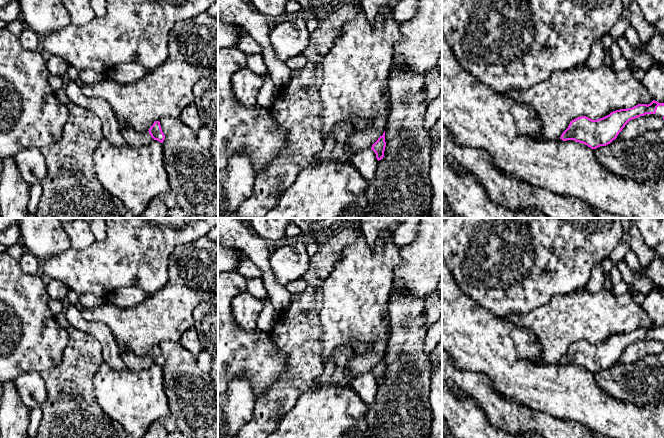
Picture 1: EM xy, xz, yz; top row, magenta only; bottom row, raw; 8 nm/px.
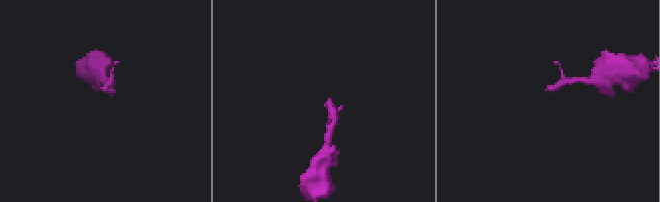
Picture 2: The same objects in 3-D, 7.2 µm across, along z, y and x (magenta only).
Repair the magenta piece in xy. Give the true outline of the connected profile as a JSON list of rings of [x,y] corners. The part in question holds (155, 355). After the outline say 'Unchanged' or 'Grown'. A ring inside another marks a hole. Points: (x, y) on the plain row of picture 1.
[[[155,345],[148,356],[136,356],[133,352],[120,350],[127,369],[139,371],[150,368],[153,364],[163,367],[165,359],[159,345]]]. Grown

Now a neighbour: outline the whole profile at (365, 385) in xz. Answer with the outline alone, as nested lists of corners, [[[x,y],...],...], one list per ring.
[[[372,373],[361,374],[353,378],[351,388],[367,405],[375,404],[378,384]]]

